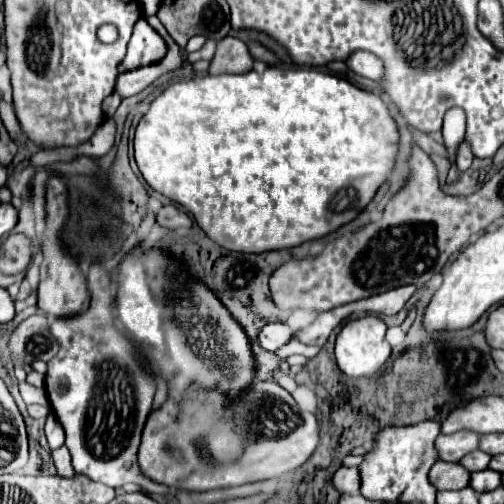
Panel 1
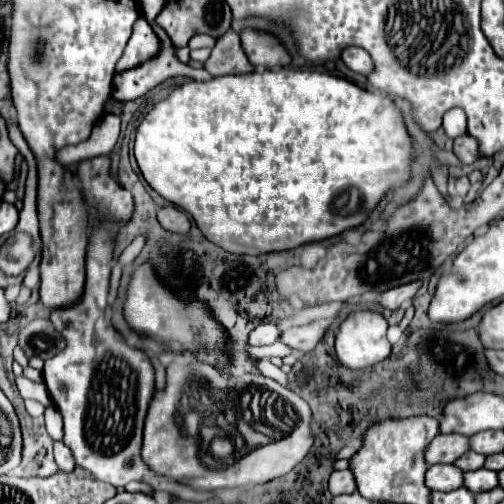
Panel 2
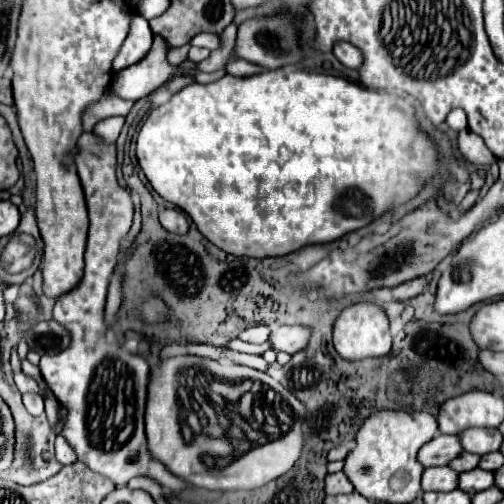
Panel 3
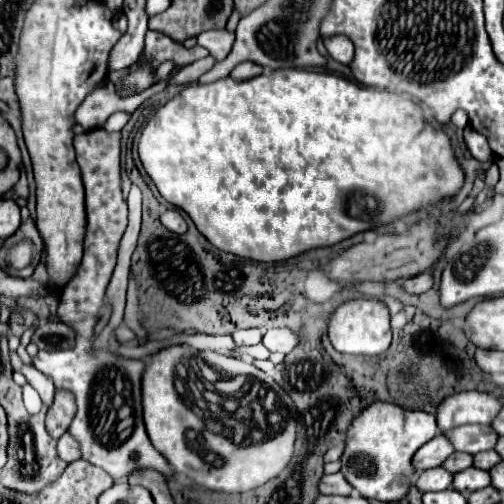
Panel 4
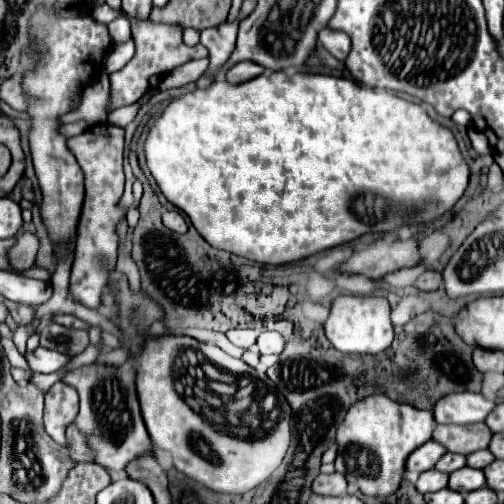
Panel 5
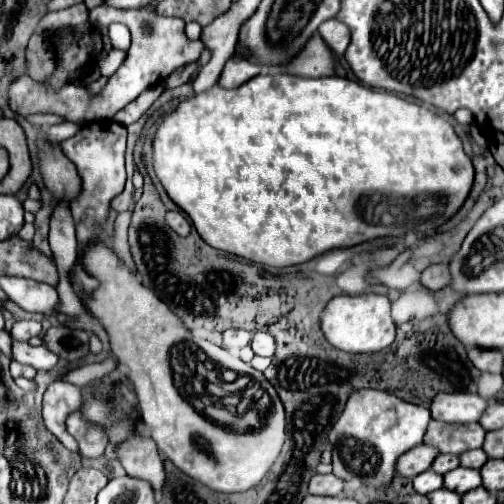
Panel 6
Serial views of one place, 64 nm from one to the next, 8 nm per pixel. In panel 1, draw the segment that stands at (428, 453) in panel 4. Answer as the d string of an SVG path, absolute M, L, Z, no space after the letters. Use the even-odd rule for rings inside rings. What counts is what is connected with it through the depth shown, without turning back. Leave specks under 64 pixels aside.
M460 430L454 432L450 436L440 434L436 440L440 458L446 462L460 462L462 456L466 456L468 452L478 450L480 446L480 434L472 432L472 430Z

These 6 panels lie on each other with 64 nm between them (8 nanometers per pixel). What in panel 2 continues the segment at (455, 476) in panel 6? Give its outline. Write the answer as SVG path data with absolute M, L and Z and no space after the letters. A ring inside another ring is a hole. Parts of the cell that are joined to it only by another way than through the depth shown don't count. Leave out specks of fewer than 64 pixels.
M486 468L474 470L474 472L466 472L464 474L464 486L468 490L472 490L474 494L484 492L484 490L492 490L498 486L498 474Z

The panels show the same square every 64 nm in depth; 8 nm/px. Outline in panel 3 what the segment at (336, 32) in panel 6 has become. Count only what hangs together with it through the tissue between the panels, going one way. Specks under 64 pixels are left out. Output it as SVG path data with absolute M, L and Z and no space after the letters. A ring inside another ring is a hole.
M348 42L336 44L334 56L336 56L344 66L348 66L348 68L352 68L352 70L360 70L360 66L364 64L364 54L362 54L362 50L358 50L356 46L352 46L352 44L348 44Z

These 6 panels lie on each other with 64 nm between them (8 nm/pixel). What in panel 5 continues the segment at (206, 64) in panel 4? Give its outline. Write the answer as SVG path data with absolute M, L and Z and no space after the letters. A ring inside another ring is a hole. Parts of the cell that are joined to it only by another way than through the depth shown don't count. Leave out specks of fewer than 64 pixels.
M205 58L192 60L180 66L180 68L174 68L170 74L164 76L160 88L168 90L168 88L178 88L178 86L196 82L198 80L199 64L203 64L203 61L205 61Z

